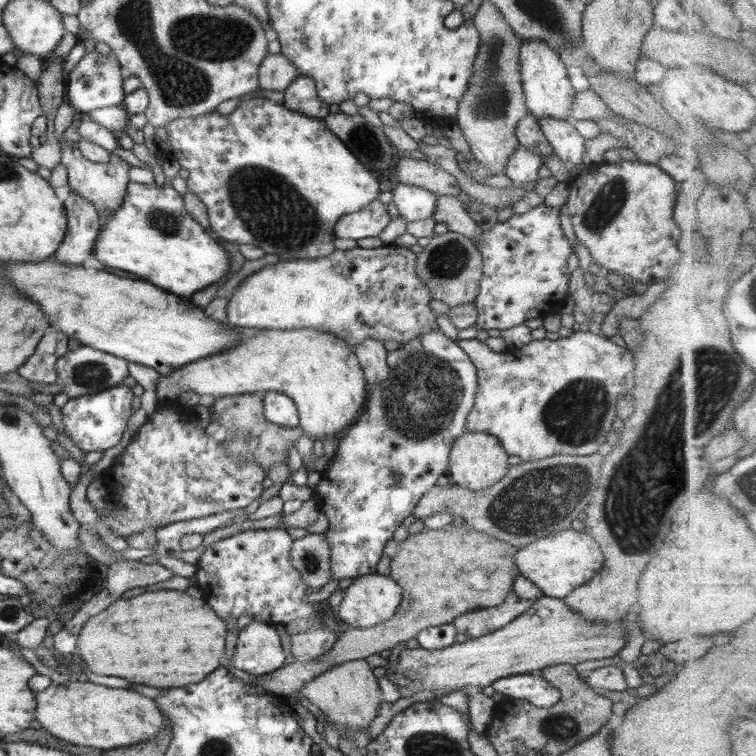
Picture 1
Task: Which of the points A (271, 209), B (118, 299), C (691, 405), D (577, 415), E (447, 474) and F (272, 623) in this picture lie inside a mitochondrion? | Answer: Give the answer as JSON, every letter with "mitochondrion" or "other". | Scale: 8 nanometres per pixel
{"A":"mitochondrion","B":"other","C":"mitochondrion","D":"mitochondrion","E":"other","F":"other"}

